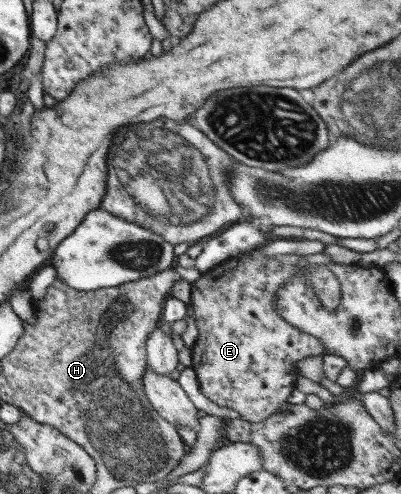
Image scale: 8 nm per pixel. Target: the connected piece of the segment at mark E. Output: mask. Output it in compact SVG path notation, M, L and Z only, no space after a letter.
M263 247L255 248L238 257L225 261L212 269L202 279L191 285L191 305L194 311L194 321L198 327L198 338L192 350L193 365L196 377L199 380L203 395L219 407L234 409L241 415L241 419L248 422L258 422L273 415L280 407L287 403L289 395L296 389L295 379L297 362L312 356L323 356L326 353L325 344L316 337L303 333L293 327L280 316L277 309L277 290L290 281L297 268L305 268L309 275L306 277L309 286L313 288L319 302L329 311L335 311L341 304L340 281L325 265L310 265L303 259L303 255L265 255Z

